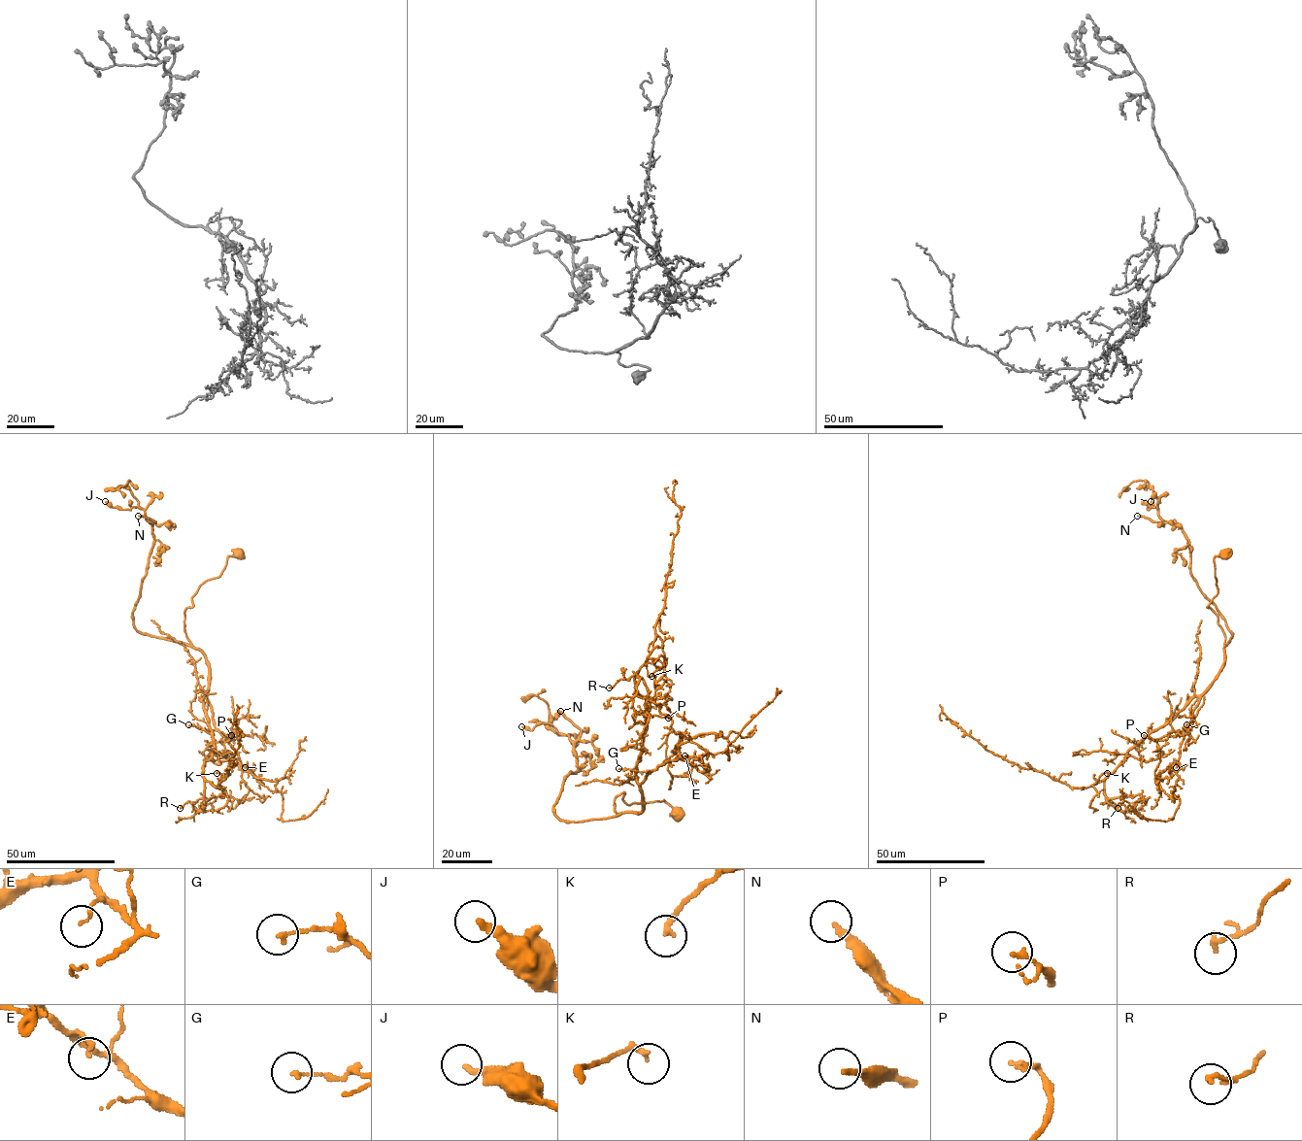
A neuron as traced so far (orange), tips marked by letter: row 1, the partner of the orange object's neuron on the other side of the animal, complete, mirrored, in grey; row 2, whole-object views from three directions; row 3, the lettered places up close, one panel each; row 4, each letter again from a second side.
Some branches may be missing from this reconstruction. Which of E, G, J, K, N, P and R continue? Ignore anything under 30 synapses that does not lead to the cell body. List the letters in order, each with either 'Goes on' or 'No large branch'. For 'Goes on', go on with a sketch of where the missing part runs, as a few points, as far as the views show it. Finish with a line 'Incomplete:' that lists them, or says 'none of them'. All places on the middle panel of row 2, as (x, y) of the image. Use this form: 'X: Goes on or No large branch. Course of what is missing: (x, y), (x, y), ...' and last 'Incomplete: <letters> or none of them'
E: No large branch
G: No large branch
J: No large branch
K: No large branch
N: Goes on. Course of what is missing: (560, 711), (534, 707), (495, 721), (477, 710)
P: No large branch
R: No large branch
Incomplete: N

